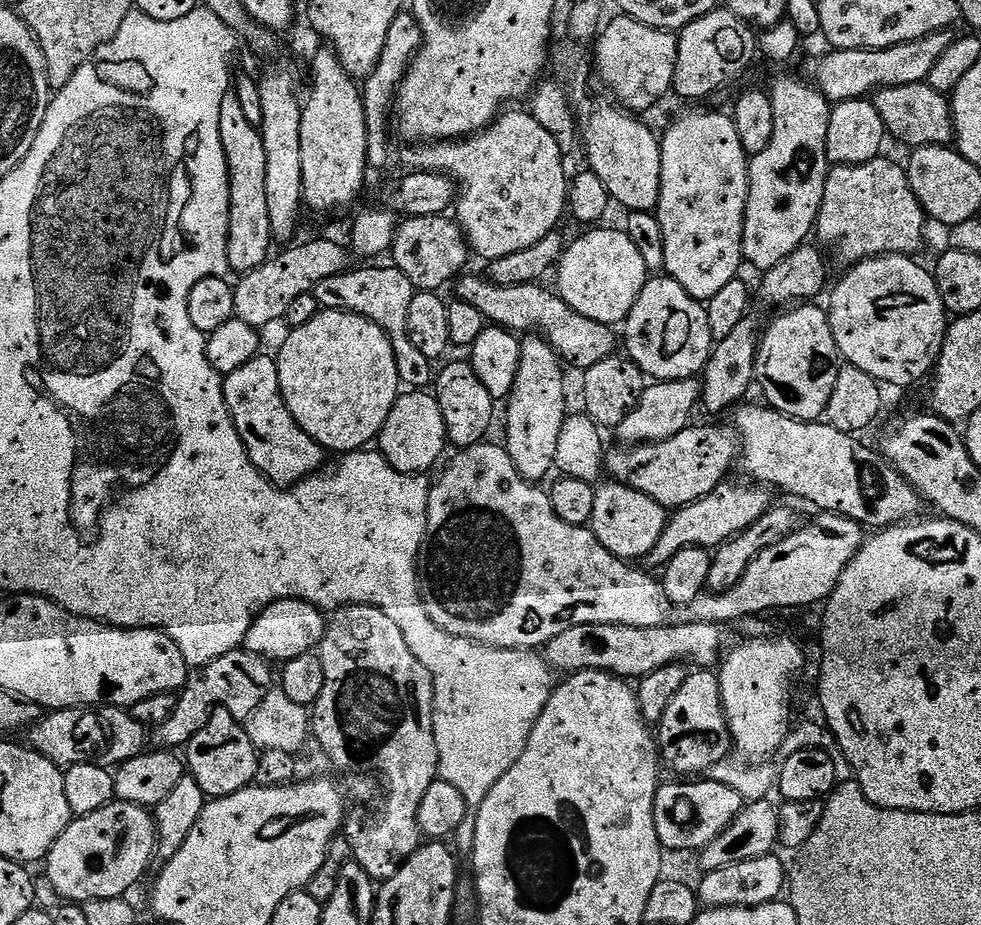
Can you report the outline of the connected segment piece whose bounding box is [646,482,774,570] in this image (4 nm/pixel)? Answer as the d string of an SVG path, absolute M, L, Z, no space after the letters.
M752 482L732 483L722 483L698 502L688 504L685 508L677 508L671 513L670 519L660 532L658 542L654 542L654 550L650 550L646 557L649 569L663 569L665 564L672 561L674 554L687 548L719 548L727 540L733 540L740 532L754 526L754 522L758 522L758 518L762 518L762 514L766 514L774 506L773 493L767 487L757 486Z

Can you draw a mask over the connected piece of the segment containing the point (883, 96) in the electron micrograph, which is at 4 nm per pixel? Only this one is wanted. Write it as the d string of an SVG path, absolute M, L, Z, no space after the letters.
M927 82L910 86L894 86L881 88L875 93L874 103L884 123L884 131L900 144L909 144L915 150L943 144L953 143L956 128L952 125L952 105L949 97L943 92L934 90Z

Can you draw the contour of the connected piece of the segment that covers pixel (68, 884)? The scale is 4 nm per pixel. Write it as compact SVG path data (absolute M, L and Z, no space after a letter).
M113 802L102 810L94 810L94 814L73 819L48 852L48 880L61 901L81 906L106 898L127 897L128 891L147 874L157 852L153 813L137 804Z

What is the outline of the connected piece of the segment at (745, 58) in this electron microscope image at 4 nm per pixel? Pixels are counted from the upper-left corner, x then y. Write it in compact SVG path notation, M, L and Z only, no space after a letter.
M723 6L681 28L672 92L684 100L700 100L738 79L751 66L752 55L758 52L758 40L755 35L752 37L752 32L749 25Z

